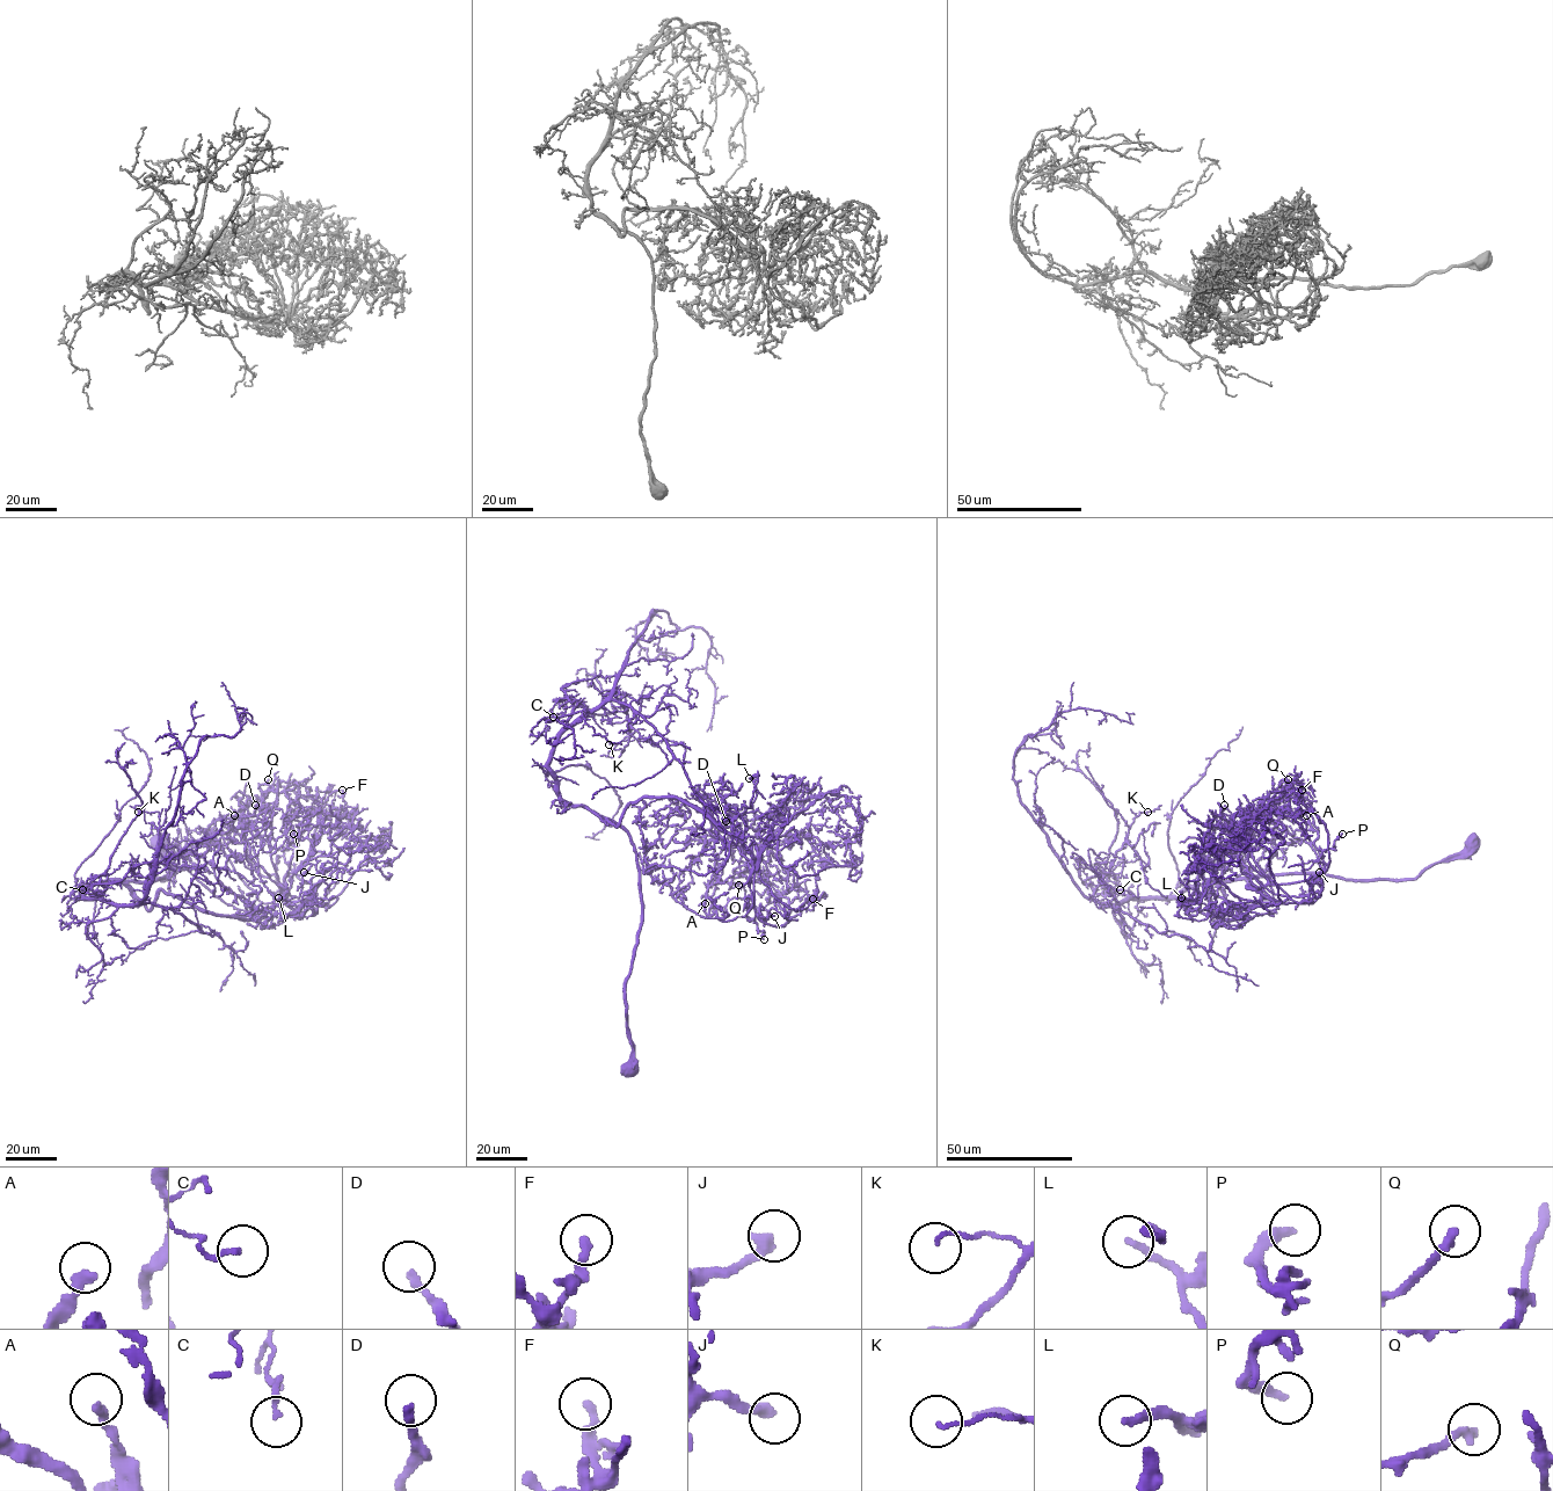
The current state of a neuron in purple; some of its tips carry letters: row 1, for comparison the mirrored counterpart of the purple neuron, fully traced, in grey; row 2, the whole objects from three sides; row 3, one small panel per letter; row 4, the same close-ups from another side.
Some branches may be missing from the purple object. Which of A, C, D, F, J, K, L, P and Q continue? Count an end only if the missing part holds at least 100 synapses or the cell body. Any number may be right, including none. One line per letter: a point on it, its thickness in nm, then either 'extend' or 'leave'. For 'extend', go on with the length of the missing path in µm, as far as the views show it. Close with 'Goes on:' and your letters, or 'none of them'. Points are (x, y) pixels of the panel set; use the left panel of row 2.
A: at (234, 815); 280 nm thick; leave
C: at (82, 889); 150 nm thick; leave
D: at (255, 805); 200 nm thick; leave
F: at (342, 790); 240 nm thick; leave
J: at (304, 872); 360 nm thick; leave
K: at (138, 812); 90 nm thick; leave
L: at (278, 897); 170 nm thick; leave
P: at (293, 834); 280 nm thick; leave
Q: at (268, 779); 260 nm thick; leave
Goes on: none of them

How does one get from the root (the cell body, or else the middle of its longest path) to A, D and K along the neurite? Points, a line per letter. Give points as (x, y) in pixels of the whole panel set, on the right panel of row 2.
A: (1470, 844), (1414, 878), (1218, 881), (1229, 909), (1205, 889), (1200, 910), (1305, 896), (1324, 868), (1306, 815)
D: (1470, 844), (1414, 878), (1218, 881), (1229, 909), (1205, 889), (1200, 910), (1225, 918), (1289, 896), (1224, 805)
K: (1470, 844), (1414, 878), (1270, 874), (1209, 881), (1169, 896), (1099, 903), (1094, 888), (1134, 819), (1147, 812)

